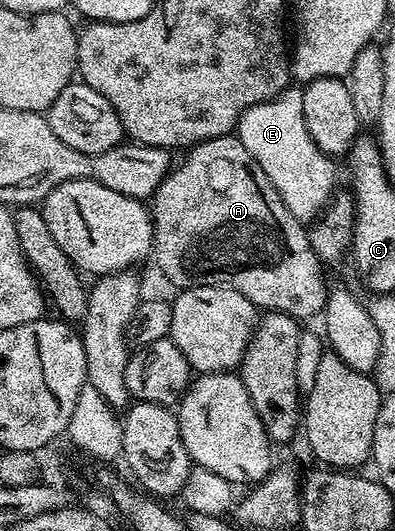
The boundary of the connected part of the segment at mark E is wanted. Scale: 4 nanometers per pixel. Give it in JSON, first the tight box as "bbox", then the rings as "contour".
{"bbox":[235,89,337,221],"contour":[[[295,89],[280,91],[274,99],[251,105],[239,117],[235,128],[237,140],[255,157],[259,169],[267,173],[267,181],[275,185],[283,205],[291,209],[296,219],[313,221],[325,210],[335,194],[333,186],[337,175],[333,172],[334,160],[325,155],[319,145],[307,133],[307,121],[303,121],[303,97]]]}

